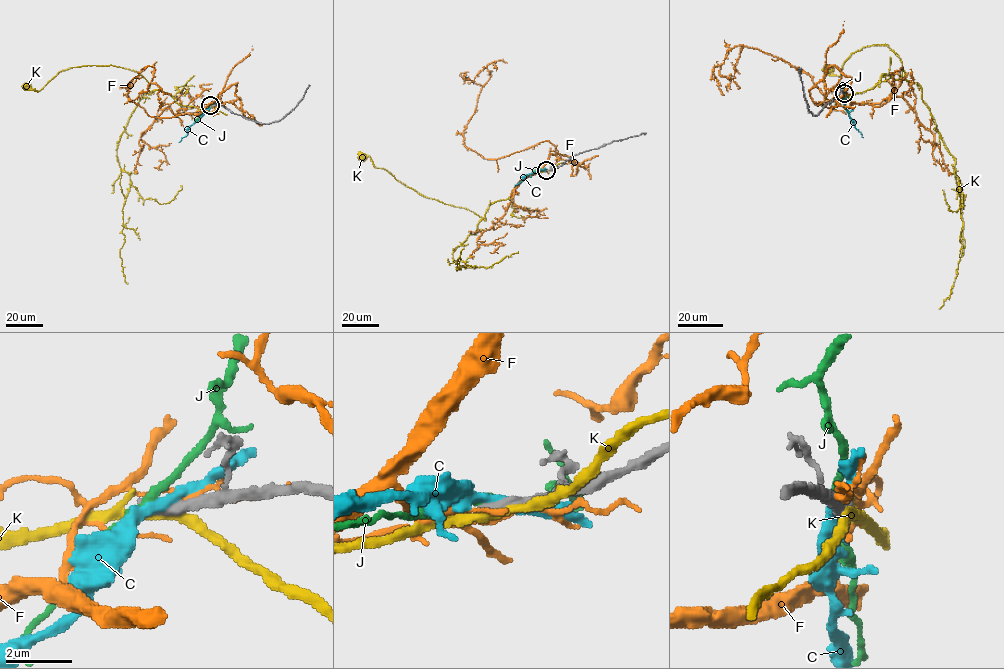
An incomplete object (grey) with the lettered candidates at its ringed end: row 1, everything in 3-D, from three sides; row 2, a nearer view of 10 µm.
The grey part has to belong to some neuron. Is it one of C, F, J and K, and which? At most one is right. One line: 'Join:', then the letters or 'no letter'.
Join: no letter

